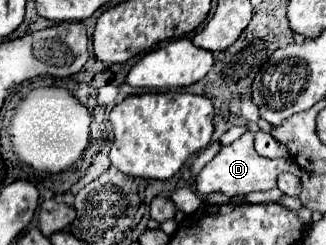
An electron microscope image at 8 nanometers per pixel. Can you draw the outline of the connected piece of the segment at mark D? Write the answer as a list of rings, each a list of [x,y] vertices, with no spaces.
[[[245,132],[239,140],[235,140],[233,144],[221,148],[221,152],[209,162],[205,164],[205,168],[199,172],[197,176],[197,192],[201,196],[205,194],[225,194],[225,196],[235,196],[235,194],[249,194],[249,192],[265,192],[277,186],[277,176],[281,172],[291,172],[291,174],[301,174],[301,168],[291,160],[291,158],[263,158],[255,152],[253,148],[253,134]]]

